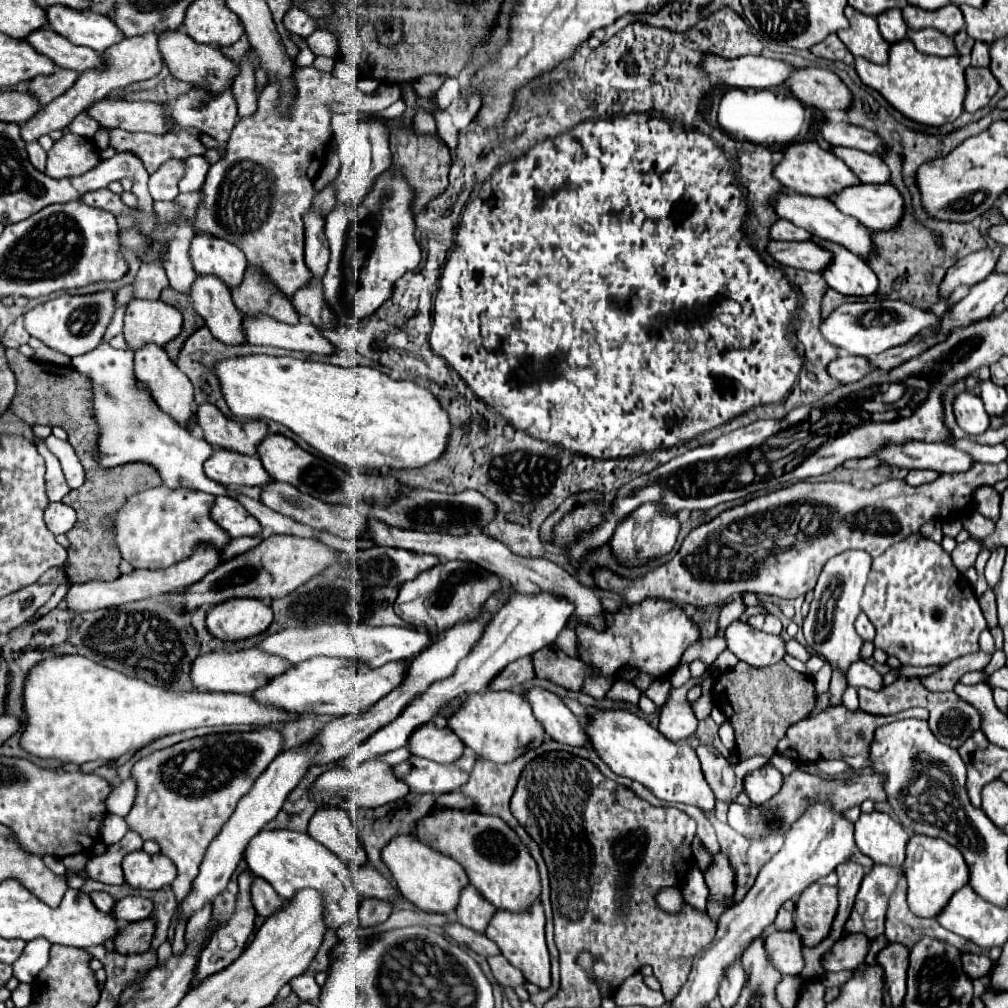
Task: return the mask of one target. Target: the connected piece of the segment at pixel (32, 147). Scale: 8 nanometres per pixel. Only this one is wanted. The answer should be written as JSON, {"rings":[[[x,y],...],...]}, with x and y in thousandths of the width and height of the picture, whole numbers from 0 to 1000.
{"rings":[[[29,142],[27,144],[27,152],[29,152],[29,160],[37,170],[45,170],[45,156],[47,152],[43,150],[43,146],[39,142]]]}

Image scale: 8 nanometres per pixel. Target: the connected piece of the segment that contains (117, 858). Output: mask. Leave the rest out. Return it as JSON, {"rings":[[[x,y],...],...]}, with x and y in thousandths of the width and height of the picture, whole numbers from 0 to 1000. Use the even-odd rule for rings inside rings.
{"rings":[[[126,824],[118,836],[106,840],[102,848],[92,848],[86,854],[86,860],[84,860],[86,870],[92,874],[108,876],[108,878],[120,878],[124,874],[122,862],[120,862],[122,850],[140,840],[142,840],[142,832],[134,824]]]}

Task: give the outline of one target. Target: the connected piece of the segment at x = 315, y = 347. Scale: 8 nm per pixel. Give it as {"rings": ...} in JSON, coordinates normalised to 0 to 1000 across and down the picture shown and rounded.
{"rings":[[[255,313],[241,316],[241,328],[247,340],[271,342],[287,348],[330,352],[334,346],[318,332],[314,324],[301,318],[295,322],[277,320],[267,313]]]}

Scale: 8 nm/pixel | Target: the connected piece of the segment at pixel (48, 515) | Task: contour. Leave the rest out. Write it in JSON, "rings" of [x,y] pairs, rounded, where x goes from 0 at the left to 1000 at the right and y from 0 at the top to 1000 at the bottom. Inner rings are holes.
{"rings":[[[61,498],[50,499],[44,509],[44,516],[51,529],[66,529],[76,516],[76,511],[71,503],[66,503]]]}

